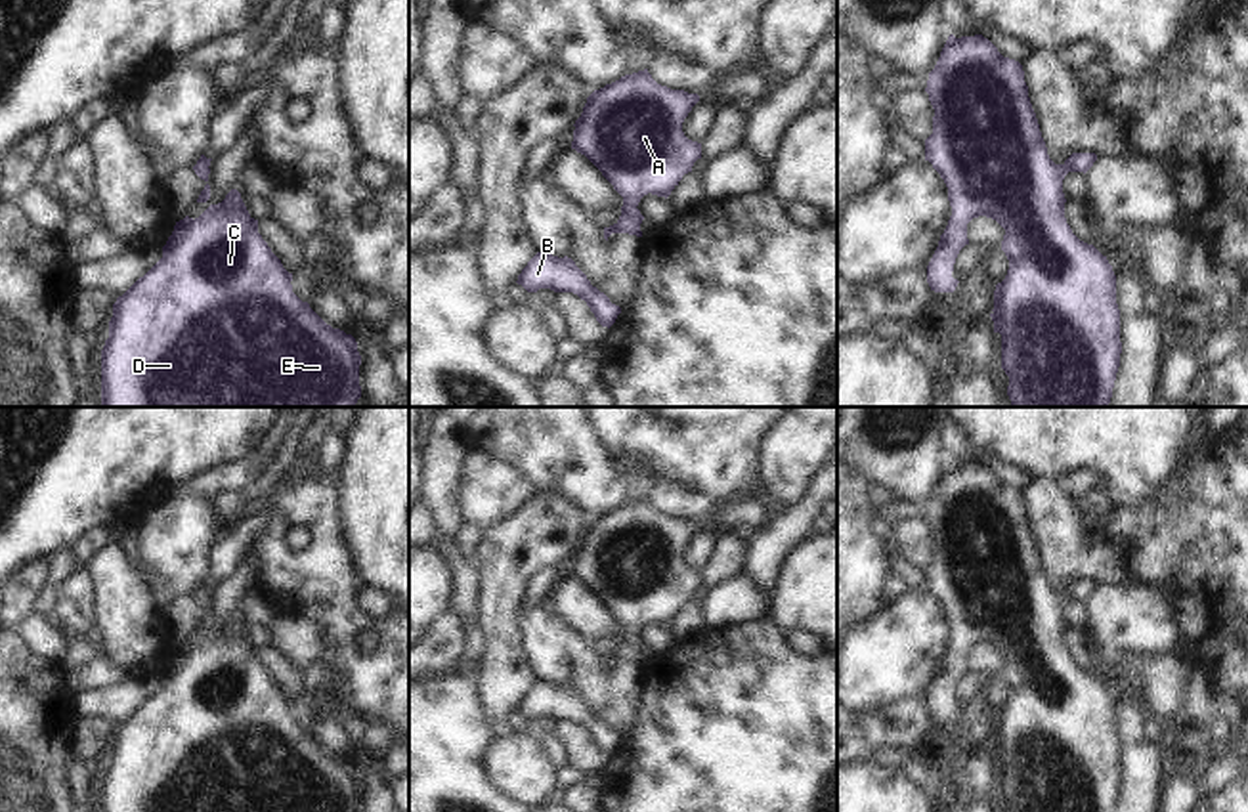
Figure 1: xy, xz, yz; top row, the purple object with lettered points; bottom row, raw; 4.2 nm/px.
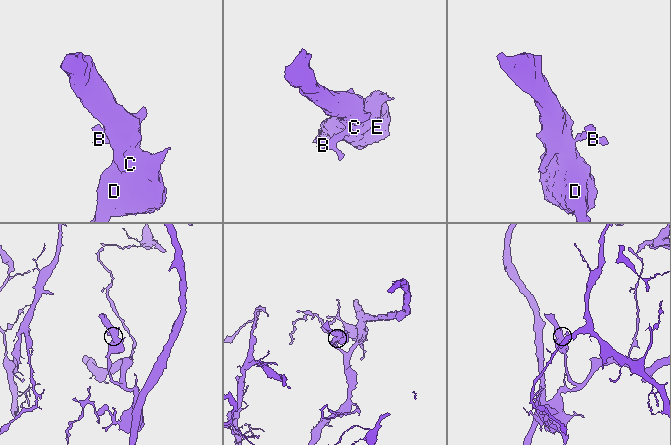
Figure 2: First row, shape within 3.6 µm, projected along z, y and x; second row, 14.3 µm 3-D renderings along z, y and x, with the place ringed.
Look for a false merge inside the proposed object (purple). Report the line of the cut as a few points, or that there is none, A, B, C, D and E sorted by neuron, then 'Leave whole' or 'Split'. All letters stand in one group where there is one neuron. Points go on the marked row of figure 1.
No split. Groups: A B C D E. Leave whole

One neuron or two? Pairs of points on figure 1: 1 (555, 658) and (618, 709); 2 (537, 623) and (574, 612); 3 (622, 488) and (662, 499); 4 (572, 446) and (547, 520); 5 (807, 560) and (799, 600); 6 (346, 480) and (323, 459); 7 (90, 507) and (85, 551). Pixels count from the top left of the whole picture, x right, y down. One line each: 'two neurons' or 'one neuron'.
1: one neuron
2: two neurons
3: two neurons
4: two neurons
5: one neuron
6: two neurons
7: two neurons

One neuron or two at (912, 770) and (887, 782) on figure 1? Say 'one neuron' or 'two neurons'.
two neurons

